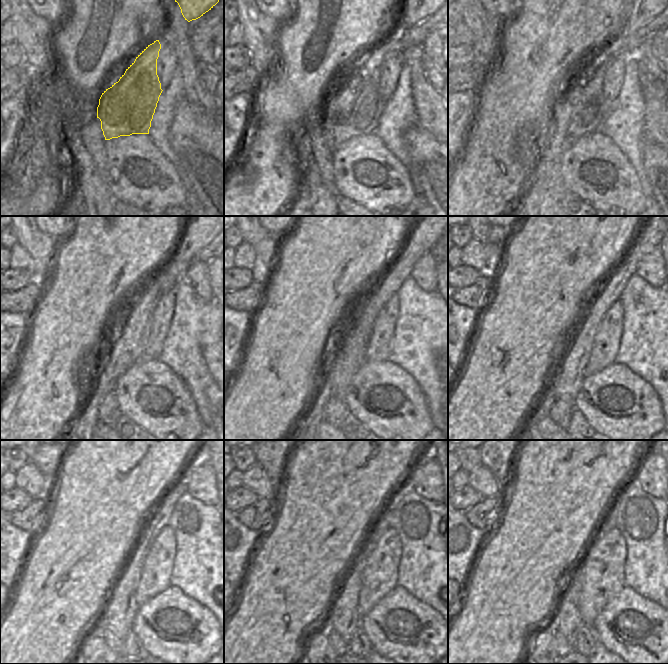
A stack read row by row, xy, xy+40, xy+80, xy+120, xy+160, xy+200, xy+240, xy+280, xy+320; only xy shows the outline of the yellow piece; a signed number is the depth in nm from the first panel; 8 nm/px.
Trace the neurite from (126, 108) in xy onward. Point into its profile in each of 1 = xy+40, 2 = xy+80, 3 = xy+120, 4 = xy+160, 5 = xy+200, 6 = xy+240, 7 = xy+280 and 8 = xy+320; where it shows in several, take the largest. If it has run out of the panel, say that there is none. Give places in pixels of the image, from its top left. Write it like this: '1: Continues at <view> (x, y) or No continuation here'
1: Continues at xy+40 (354, 110)
2: Continues at xy+80 (578, 114)
3: Continues at xy+120 (127, 347)
4: Continues at xy+160 (352, 354)
5: Continues at xy+200 (566, 384)
6: Continues at xy+240 (121, 608)
7: Continues at xy+280 (344, 618)
8: Continues at xy+320 (567, 619)

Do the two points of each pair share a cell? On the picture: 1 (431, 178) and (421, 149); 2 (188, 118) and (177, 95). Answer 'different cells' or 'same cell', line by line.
1: same cell
2: different cells

